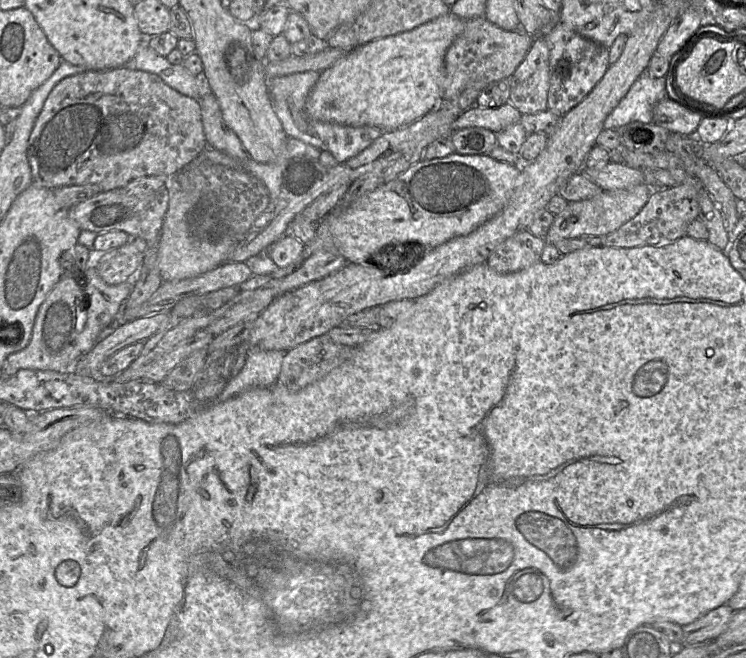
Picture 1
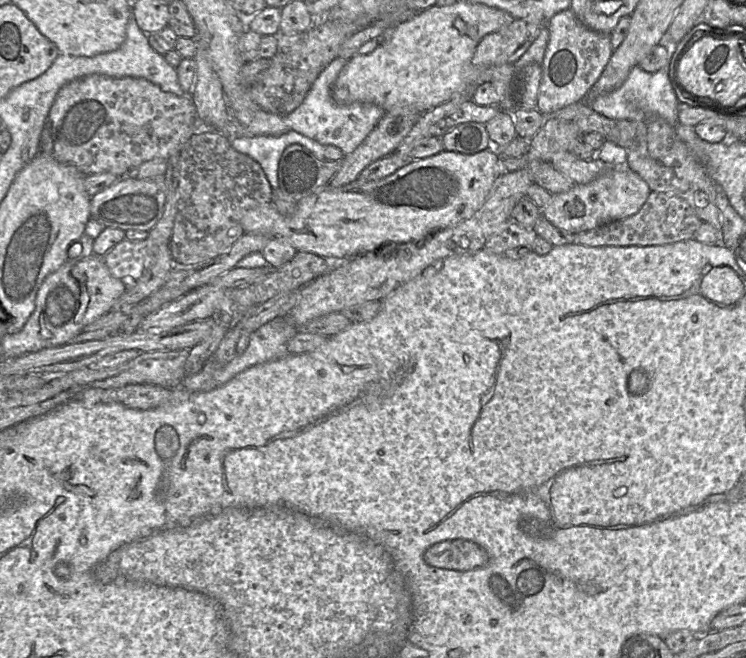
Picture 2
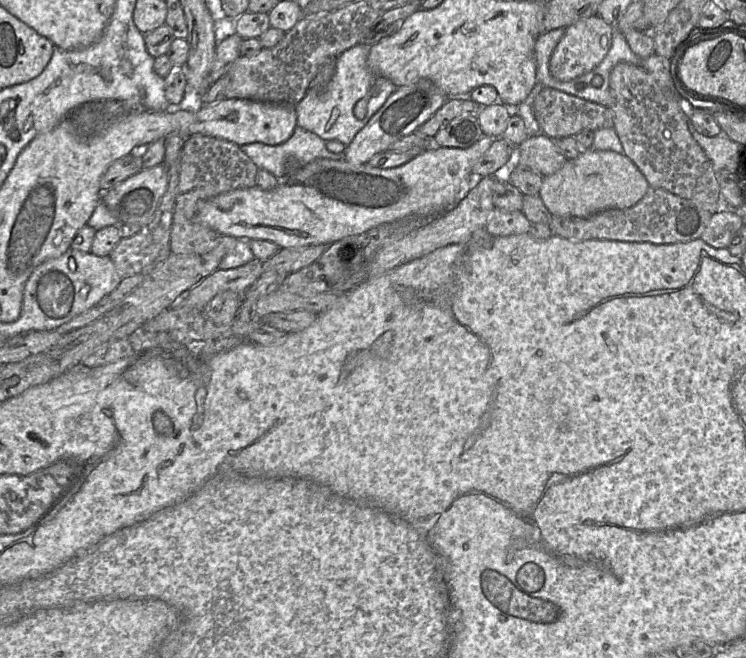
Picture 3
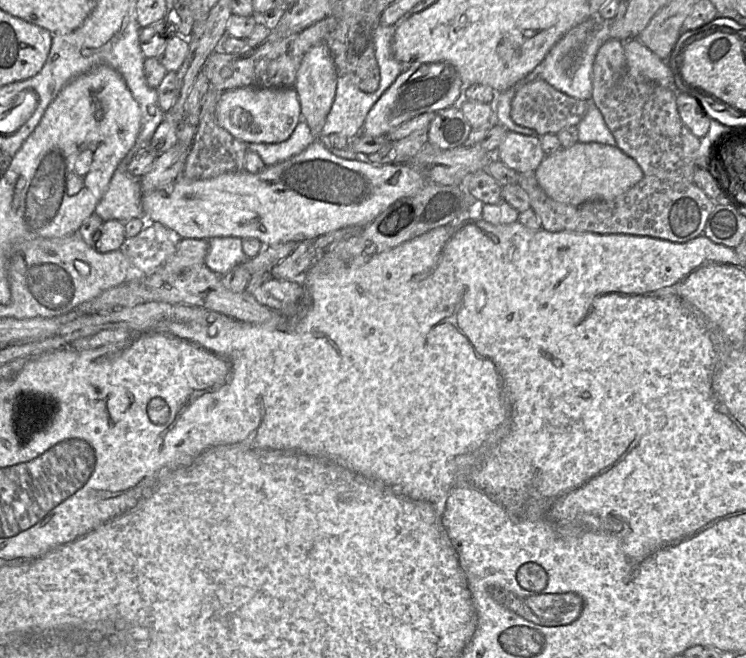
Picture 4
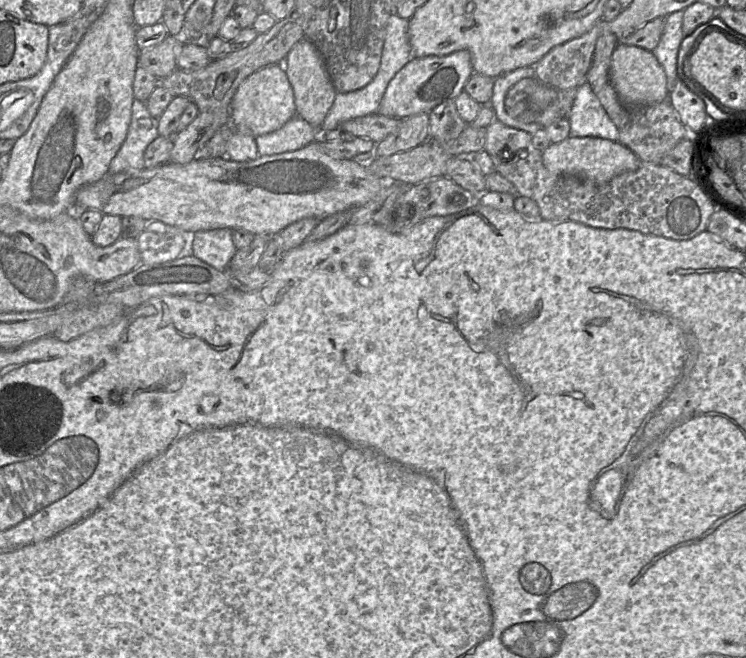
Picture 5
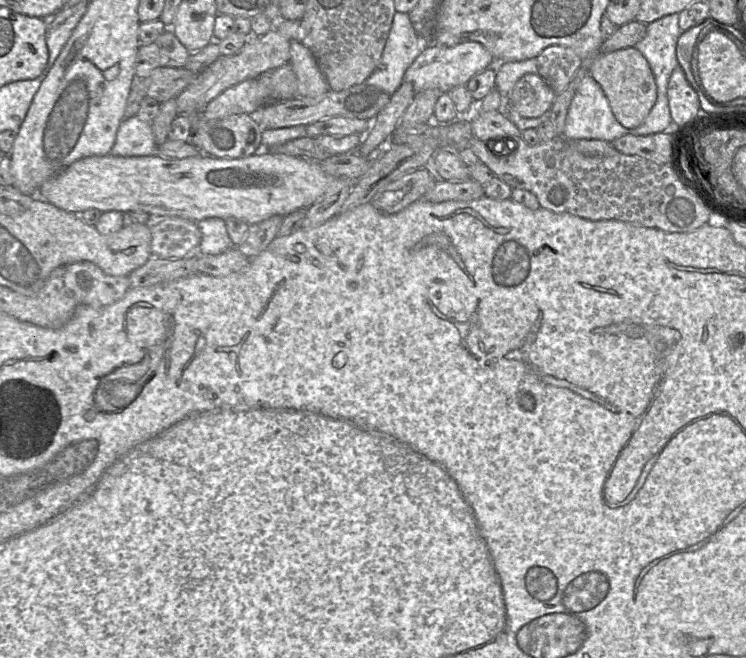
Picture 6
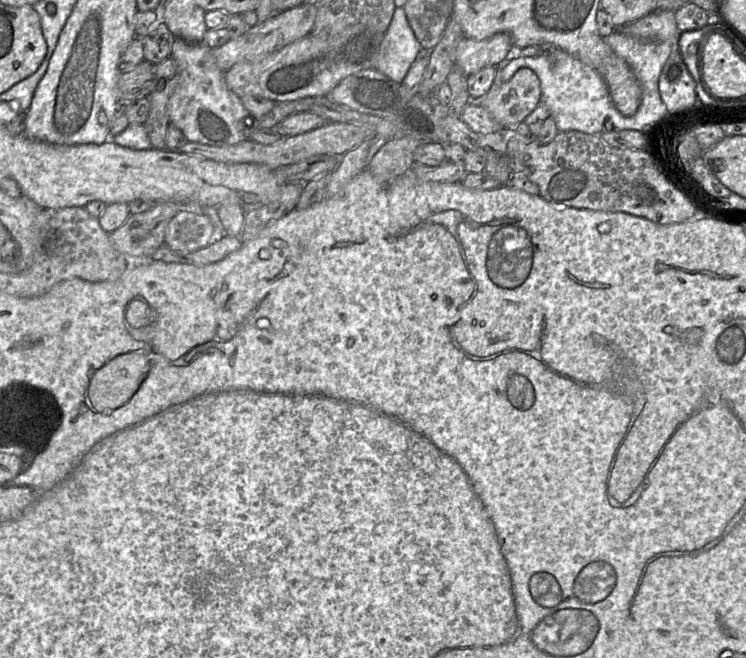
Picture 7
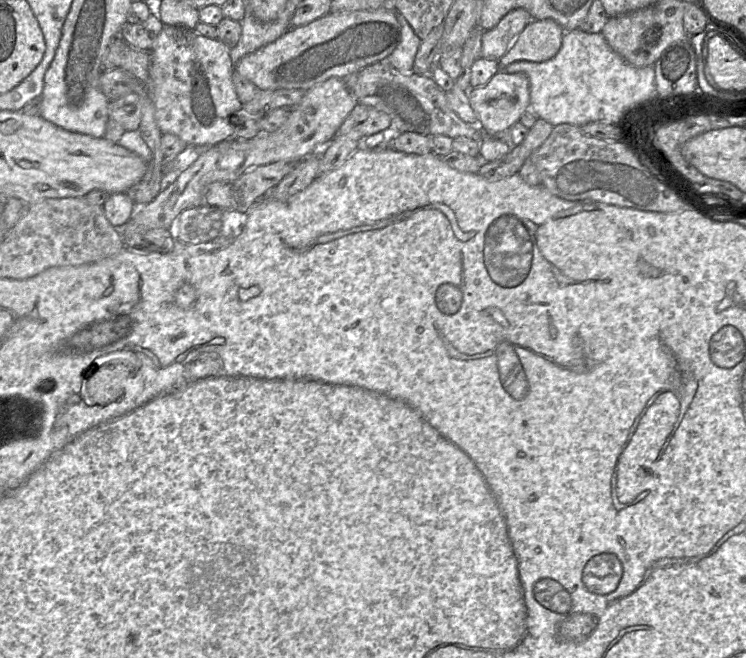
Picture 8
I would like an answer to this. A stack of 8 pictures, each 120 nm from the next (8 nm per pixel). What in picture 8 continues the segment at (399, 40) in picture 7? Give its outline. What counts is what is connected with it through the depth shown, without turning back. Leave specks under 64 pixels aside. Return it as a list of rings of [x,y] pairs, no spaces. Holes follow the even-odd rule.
[[[395,11],[396,18],[401,28],[401,37],[395,50],[386,58],[386,63],[402,74],[410,74],[413,71],[414,60],[421,40],[404,16]]]

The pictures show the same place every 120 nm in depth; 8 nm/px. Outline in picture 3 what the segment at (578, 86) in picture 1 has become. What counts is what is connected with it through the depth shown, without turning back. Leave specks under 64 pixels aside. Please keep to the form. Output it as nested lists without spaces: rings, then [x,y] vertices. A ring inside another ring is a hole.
[[[594,15],[581,19],[565,28],[565,33],[555,47],[550,61],[550,75],[558,81],[567,82],[592,71],[607,55],[612,43],[613,26]]]

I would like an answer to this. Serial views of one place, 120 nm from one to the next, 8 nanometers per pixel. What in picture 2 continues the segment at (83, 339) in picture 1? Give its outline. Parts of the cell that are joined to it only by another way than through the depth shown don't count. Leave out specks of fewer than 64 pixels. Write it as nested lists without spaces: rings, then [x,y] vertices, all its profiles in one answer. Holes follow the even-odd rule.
[[[93,254],[82,259],[67,259],[42,282],[35,309],[23,328],[3,336],[1,344],[5,359],[71,343],[85,326],[111,311],[126,286],[127,283],[111,275],[102,257]]]

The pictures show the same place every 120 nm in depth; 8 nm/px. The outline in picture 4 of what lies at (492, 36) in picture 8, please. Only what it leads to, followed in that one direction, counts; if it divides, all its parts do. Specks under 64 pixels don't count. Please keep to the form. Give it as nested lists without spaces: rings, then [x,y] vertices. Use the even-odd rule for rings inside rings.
[[[447,62],[414,63],[400,73],[389,89],[369,111],[362,134],[385,136],[404,122],[423,113],[438,112],[458,103],[463,82],[455,67]]]

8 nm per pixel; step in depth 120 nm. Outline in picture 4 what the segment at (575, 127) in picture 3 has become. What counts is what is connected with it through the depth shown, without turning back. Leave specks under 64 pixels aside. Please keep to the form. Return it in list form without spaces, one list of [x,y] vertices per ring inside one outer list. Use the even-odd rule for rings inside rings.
[[[536,79],[516,92],[511,102],[511,118],[520,126],[535,129],[538,136],[557,134],[566,127],[578,125],[586,115],[590,102],[568,96],[545,80]]]

